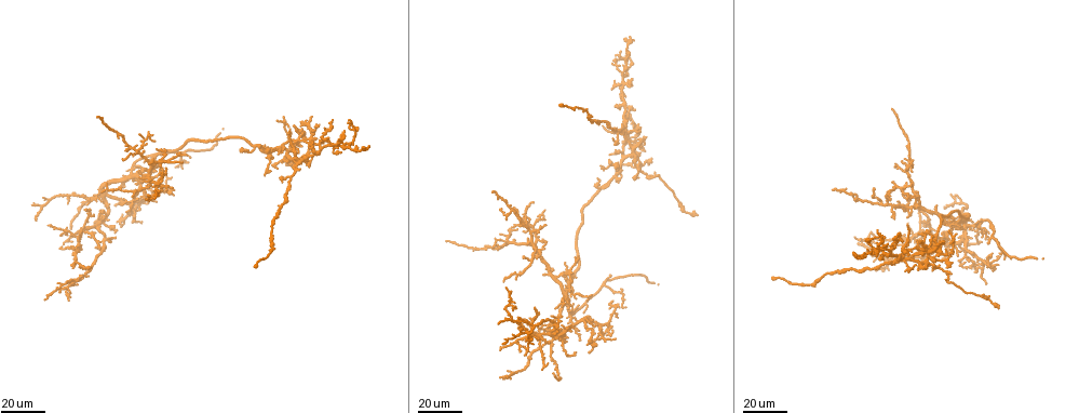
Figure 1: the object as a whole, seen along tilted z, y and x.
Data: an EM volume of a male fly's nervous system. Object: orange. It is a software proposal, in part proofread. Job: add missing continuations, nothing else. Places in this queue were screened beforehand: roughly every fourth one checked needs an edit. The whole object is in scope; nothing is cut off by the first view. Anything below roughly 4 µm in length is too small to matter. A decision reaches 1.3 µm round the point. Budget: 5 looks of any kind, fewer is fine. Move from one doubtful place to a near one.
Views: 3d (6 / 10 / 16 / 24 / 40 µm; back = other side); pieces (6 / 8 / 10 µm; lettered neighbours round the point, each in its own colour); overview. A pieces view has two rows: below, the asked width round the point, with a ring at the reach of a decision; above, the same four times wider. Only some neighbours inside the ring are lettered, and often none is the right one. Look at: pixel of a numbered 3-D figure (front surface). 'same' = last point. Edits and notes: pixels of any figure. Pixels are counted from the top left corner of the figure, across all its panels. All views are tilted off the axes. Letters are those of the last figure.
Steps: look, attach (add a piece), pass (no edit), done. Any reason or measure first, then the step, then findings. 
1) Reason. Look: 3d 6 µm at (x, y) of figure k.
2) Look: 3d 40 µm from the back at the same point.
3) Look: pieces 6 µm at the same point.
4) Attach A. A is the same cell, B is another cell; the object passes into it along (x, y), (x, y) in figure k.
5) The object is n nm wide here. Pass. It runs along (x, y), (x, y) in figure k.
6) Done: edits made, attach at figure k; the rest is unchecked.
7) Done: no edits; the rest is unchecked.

Long arm stops here. Look: 3d 24 µm at (1042, 260) of figure 1.

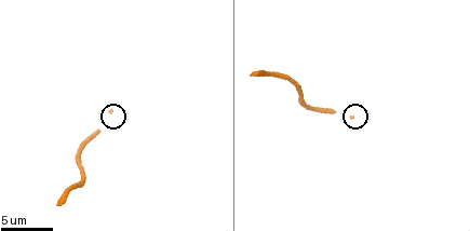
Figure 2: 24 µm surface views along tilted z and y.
See the neighbours. Look: pieces 8 µm at (109, 112) of figure 2.

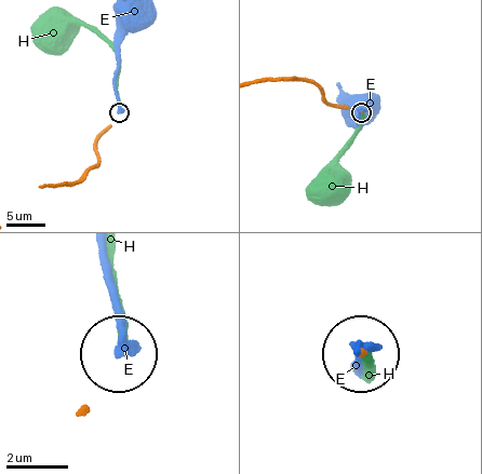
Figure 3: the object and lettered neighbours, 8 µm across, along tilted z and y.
Attach H. H is the same cell, E is another cell; the object passes into it along (102, 134), (119, 110), (111, 45), (80, 25), (47, 32) in figure 3; the cell continues.

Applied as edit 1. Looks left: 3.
An open end. Look: 3d 40 µm at (166, 169) of figure 1.

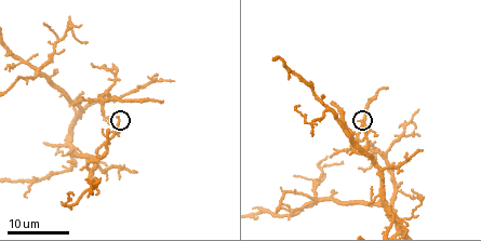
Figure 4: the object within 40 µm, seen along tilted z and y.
Look: pieces 10 µm at (117, 118) of figure 4.

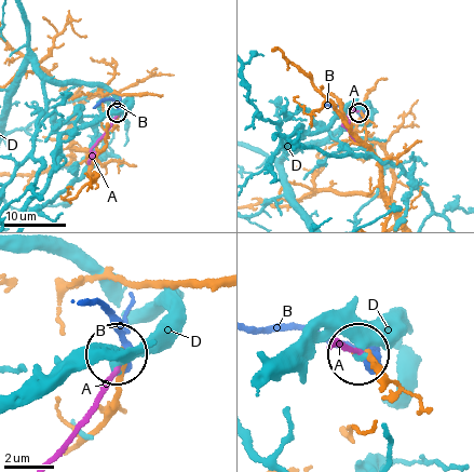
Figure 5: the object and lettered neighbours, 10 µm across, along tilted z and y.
Pass. A, B and D are other cells; none of them fits.

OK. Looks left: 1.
Done: edits made, attach at figure 3; the rest is unchecked.

